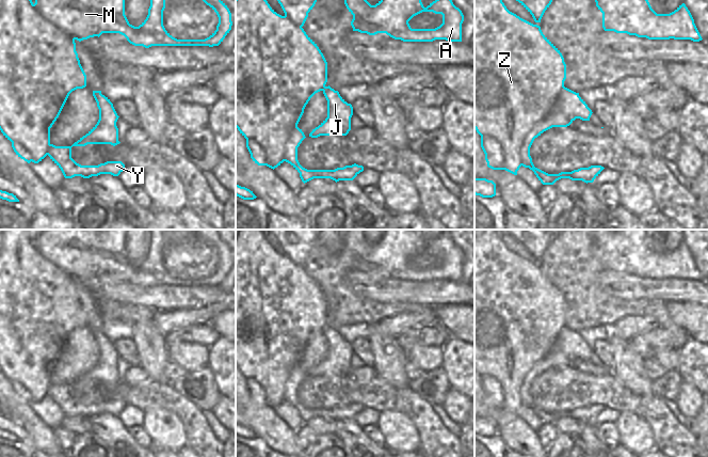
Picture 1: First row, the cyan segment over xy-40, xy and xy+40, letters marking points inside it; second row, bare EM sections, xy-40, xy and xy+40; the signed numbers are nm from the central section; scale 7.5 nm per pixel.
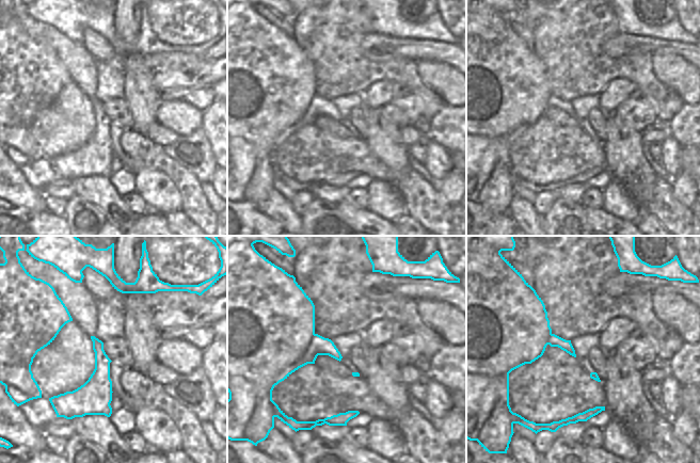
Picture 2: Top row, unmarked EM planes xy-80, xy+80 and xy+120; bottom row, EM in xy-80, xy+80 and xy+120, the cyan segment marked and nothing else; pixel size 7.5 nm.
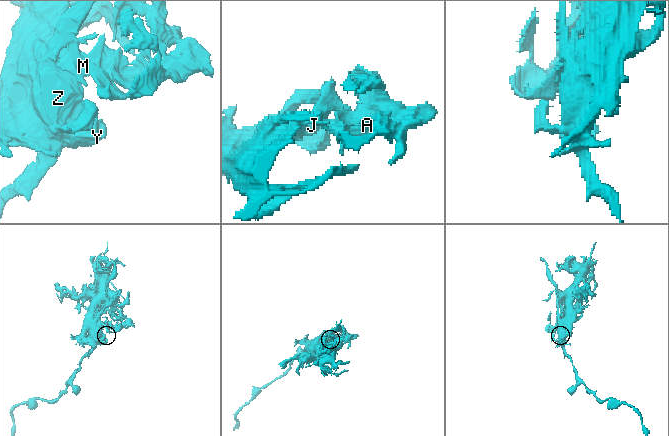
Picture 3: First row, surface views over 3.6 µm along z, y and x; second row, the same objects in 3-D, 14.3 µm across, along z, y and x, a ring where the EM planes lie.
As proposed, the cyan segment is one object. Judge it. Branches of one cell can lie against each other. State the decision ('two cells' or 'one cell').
two cells

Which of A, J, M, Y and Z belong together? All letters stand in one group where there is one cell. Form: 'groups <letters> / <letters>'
groups A J M Y / Z

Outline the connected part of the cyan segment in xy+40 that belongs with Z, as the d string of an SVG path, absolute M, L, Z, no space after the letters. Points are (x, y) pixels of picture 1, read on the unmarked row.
M481 230L481 233L474 238L474 368L480 375L490 375L500 382L504 395L502 409L517 414L517 410L521 406L521 388L524 381L534 365L553 347L558 334L564 327L565 318L566 303L564 297L560 289L543 273L541 266L510 251L502 241L502 235L498 230Z

